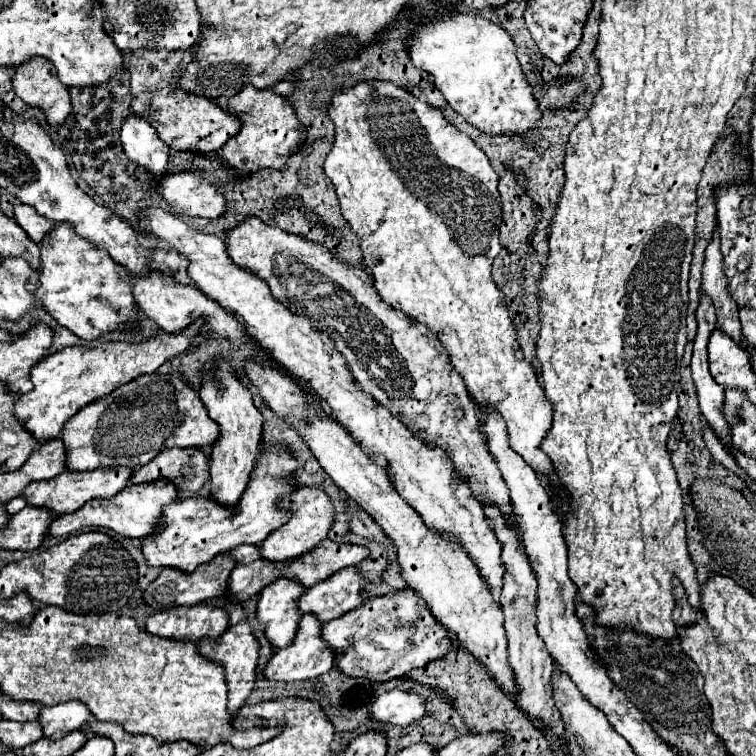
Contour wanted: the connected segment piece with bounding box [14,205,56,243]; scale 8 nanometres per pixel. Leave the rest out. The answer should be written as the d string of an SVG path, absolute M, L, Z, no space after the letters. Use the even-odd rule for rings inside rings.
M14 205L14 207L16 207L16 209L14 209L14 213L16 213L14 219L16 219L16 223L26 231L26 235L28 235L34 243L40 243L40 241L46 237L46 233L50 233L52 227L56 225L56 223L52 223L50 219L38 215L36 209L32 209L30 205Z

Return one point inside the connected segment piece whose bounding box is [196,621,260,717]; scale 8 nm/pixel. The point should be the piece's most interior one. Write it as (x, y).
(237, 651)

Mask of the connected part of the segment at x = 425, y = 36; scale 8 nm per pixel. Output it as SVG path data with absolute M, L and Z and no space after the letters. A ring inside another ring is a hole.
M454 13L416 25L414 31L408 35L406 51L414 67L426 71L432 77L434 87L444 95L446 103L482 133L524 135L540 119L540 109L536 105L536 99L532 97L532 89L524 81L524 73L520 71L520 63L516 61L516 47L502 27L494 25L482 15Z

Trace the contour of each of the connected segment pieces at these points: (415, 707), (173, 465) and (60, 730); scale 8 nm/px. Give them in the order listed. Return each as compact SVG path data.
M392 689L382 693L370 707L370 719L378 723L390 723L398 727L408 727L412 721L422 719L424 703L414 693L404 693L400 689Z
M166 449L156 455L148 465L138 467L130 477L130 483L138 485L156 479L172 481L178 491L196 493L210 479L208 459L200 449Z
M68 701L54 707L42 707L38 715L38 723L44 731L44 737L48 739L62 739L70 731L82 729L92 719L94 717L88 713L88 707L80 705L80 701Z

